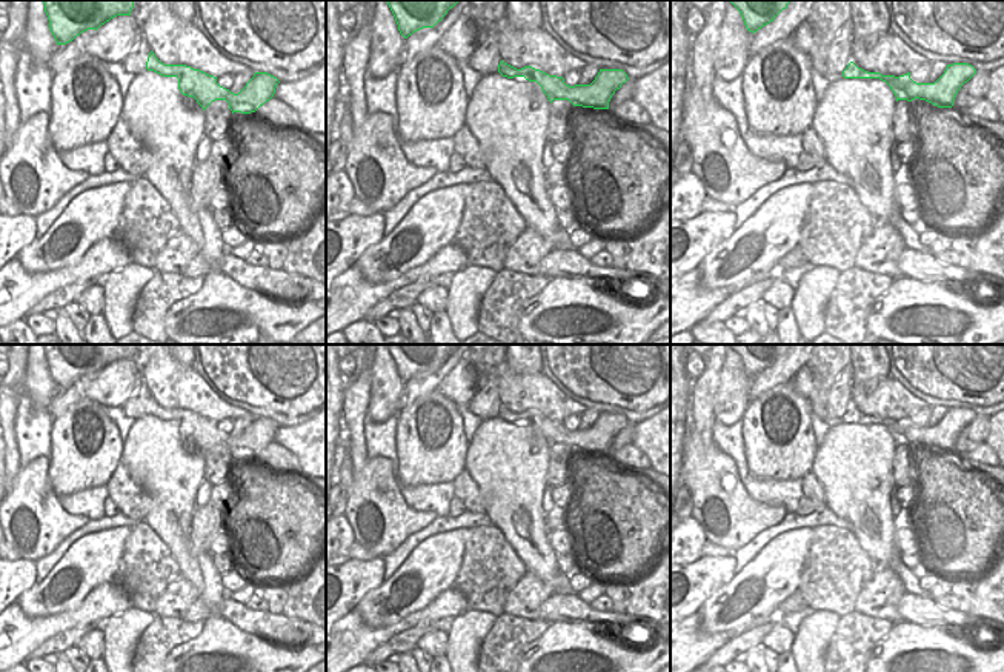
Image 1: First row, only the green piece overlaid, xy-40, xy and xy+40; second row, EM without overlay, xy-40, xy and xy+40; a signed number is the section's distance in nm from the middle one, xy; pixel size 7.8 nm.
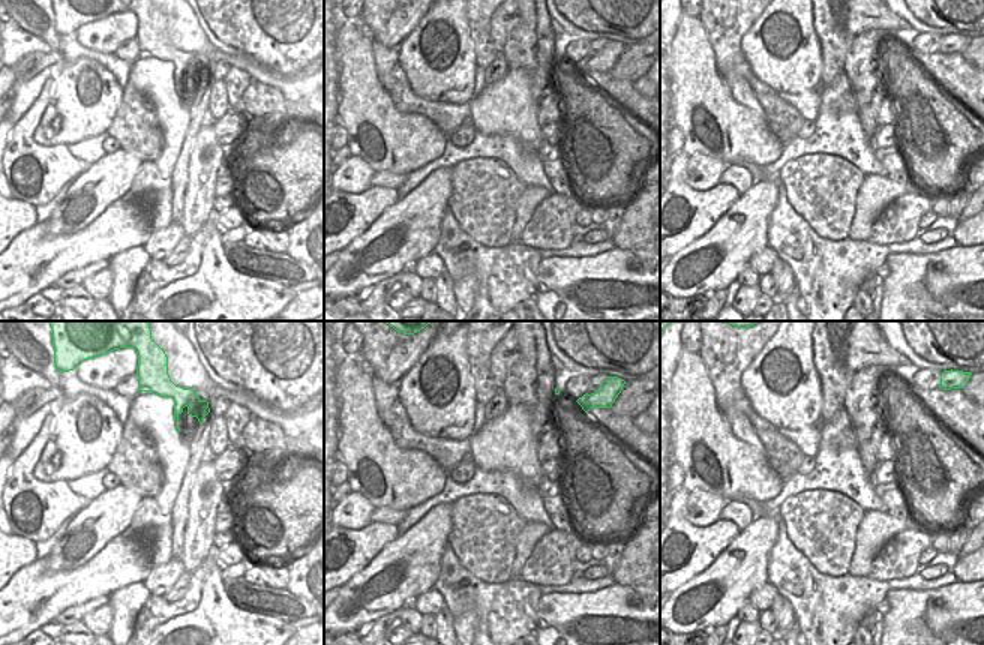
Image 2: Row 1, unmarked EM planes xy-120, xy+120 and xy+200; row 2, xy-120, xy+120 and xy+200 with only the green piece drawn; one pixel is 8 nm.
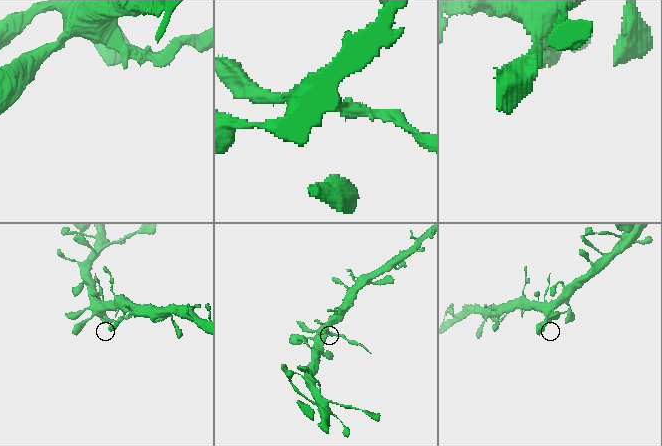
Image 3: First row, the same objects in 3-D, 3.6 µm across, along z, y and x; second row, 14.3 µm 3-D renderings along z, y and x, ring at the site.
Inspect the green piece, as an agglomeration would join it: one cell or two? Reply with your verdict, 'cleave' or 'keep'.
keep

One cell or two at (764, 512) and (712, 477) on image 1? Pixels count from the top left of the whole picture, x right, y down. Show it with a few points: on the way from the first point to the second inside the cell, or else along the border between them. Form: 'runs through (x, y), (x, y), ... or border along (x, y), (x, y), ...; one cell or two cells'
runs through (751, 512), (743, 512), (721, 491); one cell

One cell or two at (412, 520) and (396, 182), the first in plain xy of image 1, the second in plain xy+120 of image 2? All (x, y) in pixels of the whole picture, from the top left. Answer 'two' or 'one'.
two

